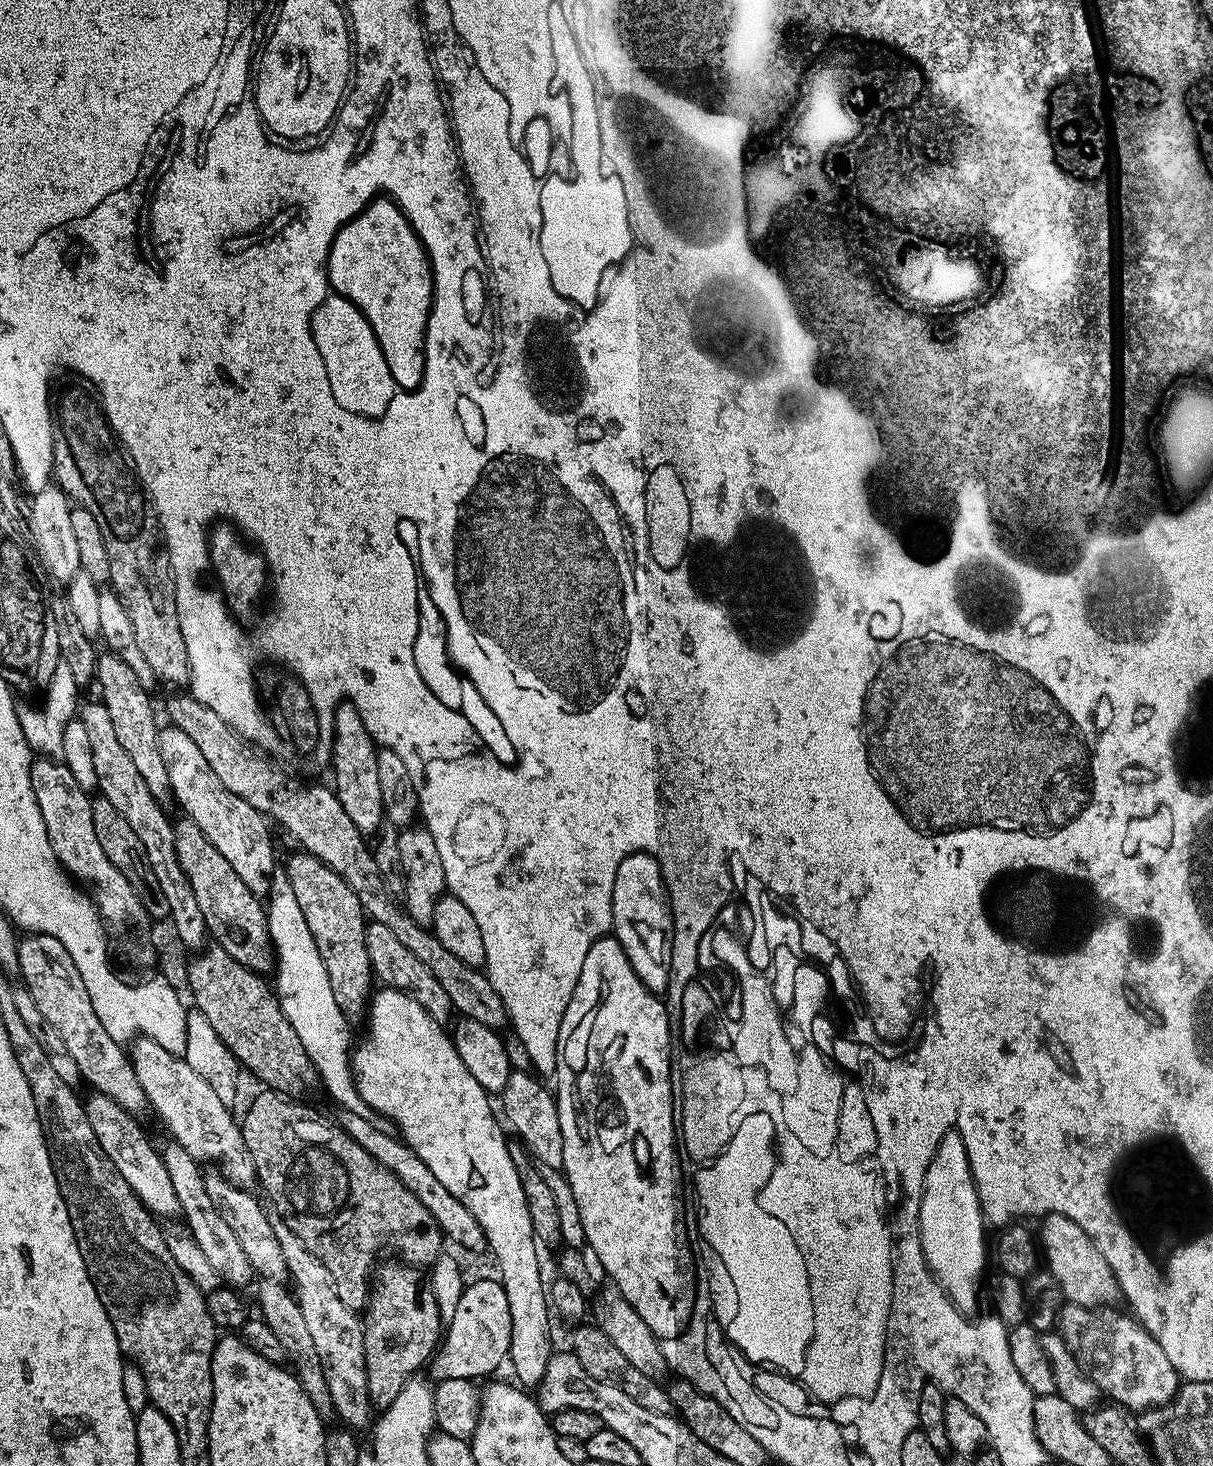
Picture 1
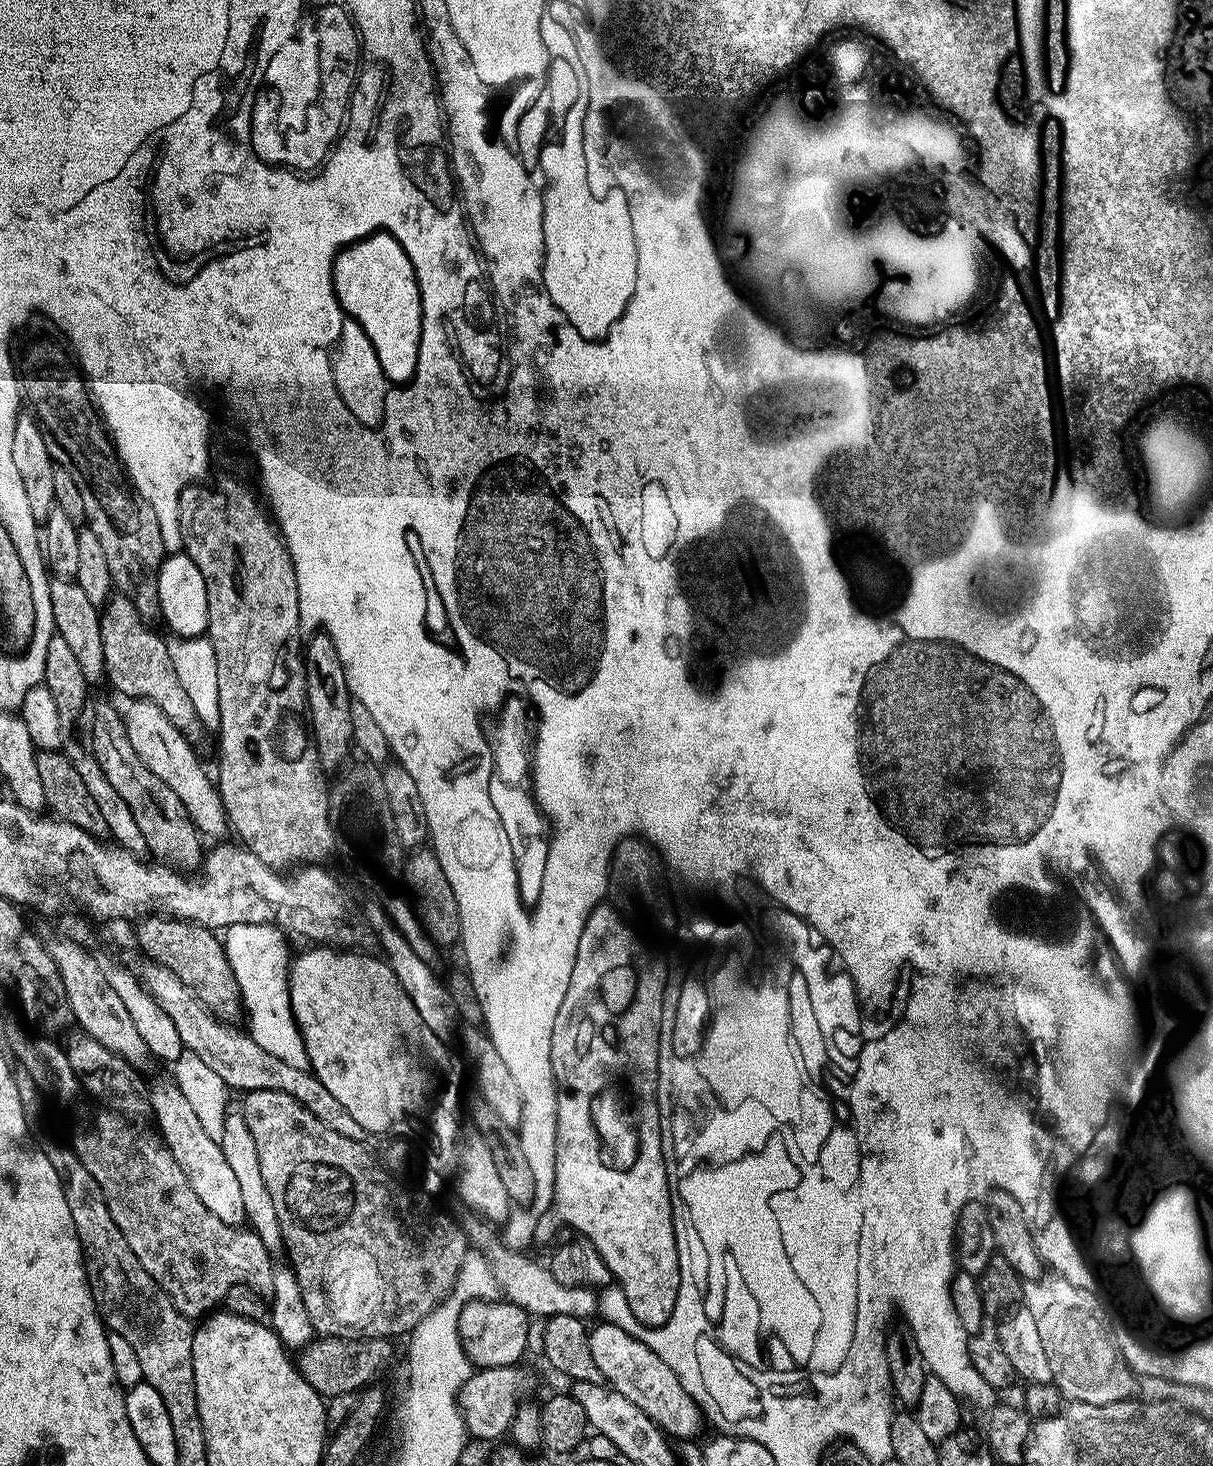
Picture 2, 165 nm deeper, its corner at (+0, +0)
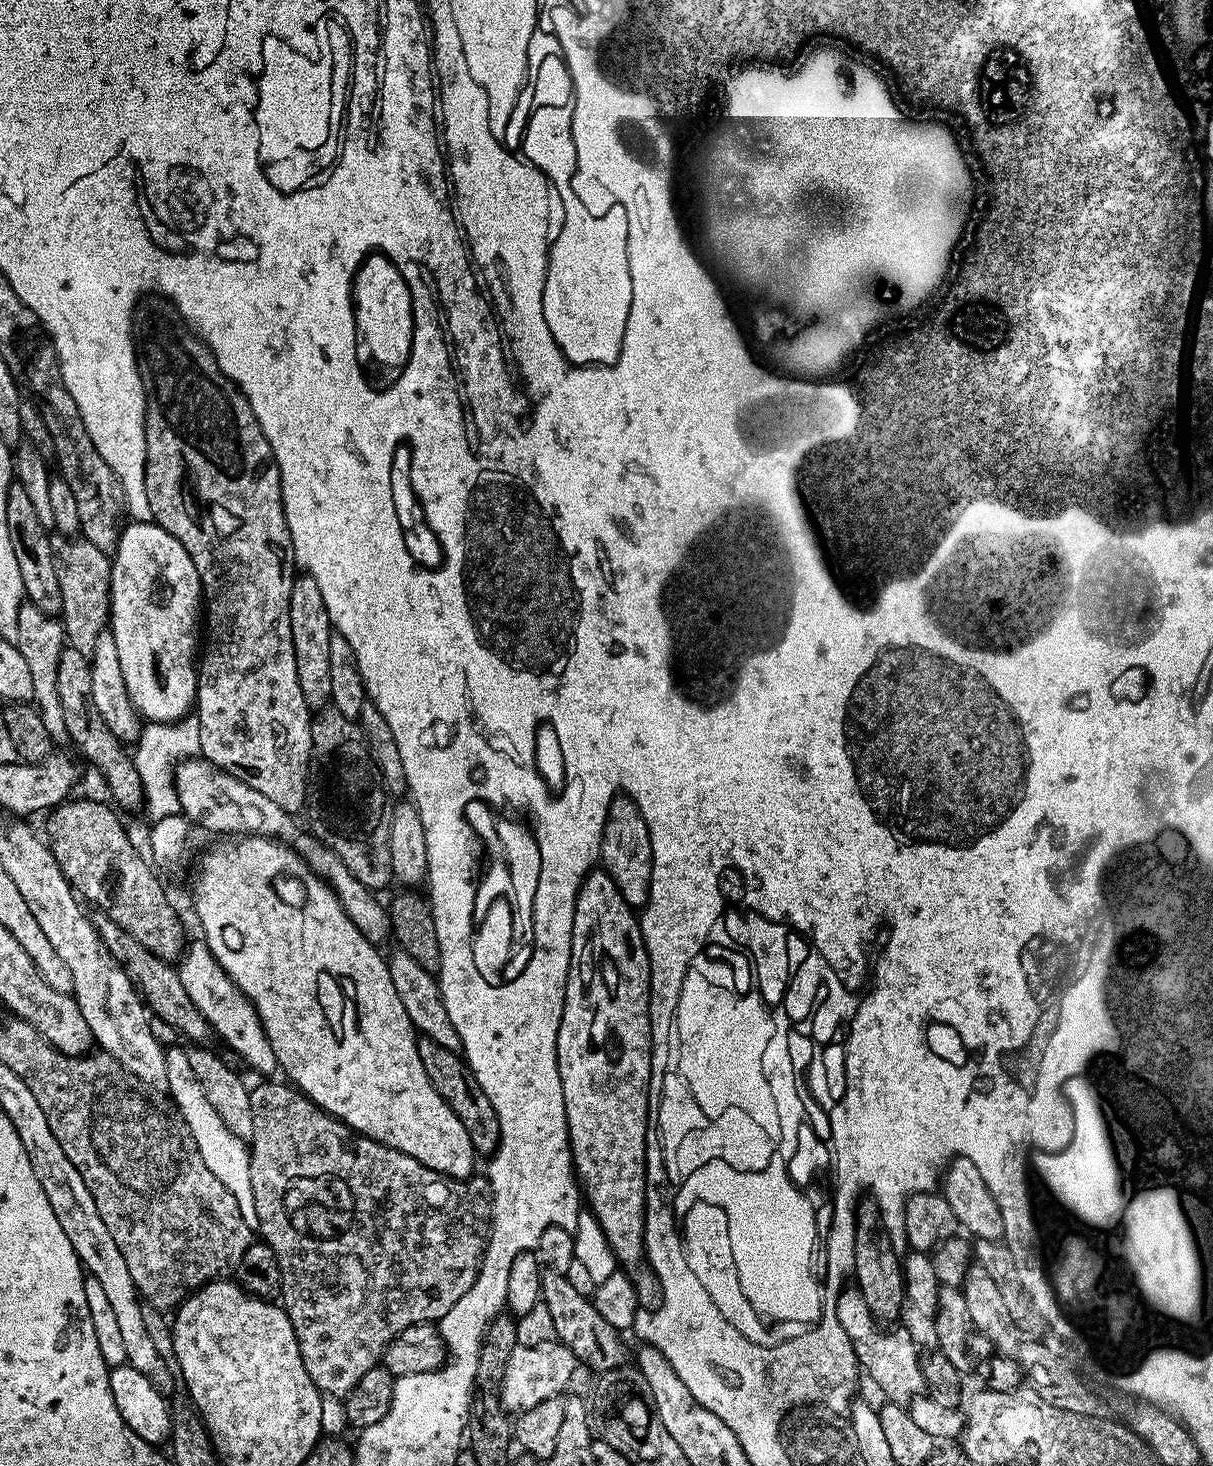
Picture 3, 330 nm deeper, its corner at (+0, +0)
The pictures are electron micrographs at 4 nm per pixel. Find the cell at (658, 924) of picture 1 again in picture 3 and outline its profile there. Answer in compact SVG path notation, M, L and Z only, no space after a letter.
M618 795L612 797L608 807L608 817L604 820L600 842L600 860L603 871L614 878L618 890L622 890L622 898L634 910L643 909L650 894L650 874L654 859L654 846L650 842L648 820L642 818L640 805L632 801L631 796Z

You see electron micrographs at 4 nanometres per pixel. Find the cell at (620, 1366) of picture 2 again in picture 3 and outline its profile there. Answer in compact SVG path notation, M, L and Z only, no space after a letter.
M551 1270L545 1271L540 1278L540 1295L546 1310L550 1310L550 1322L554 1322L556 1340L567 1346L575 1354L579 1363L587 1364L597 1373L609 1372L611 1368L621 1367L625 1363L624 1344L620 1341L621 1333L614 1326L610 1326L610 1322L606 1322L606 1318L602 1318L602 1314L598 1314L591 1299L587 1295L583 1296L568 1279L569 1277L565 1273Z

